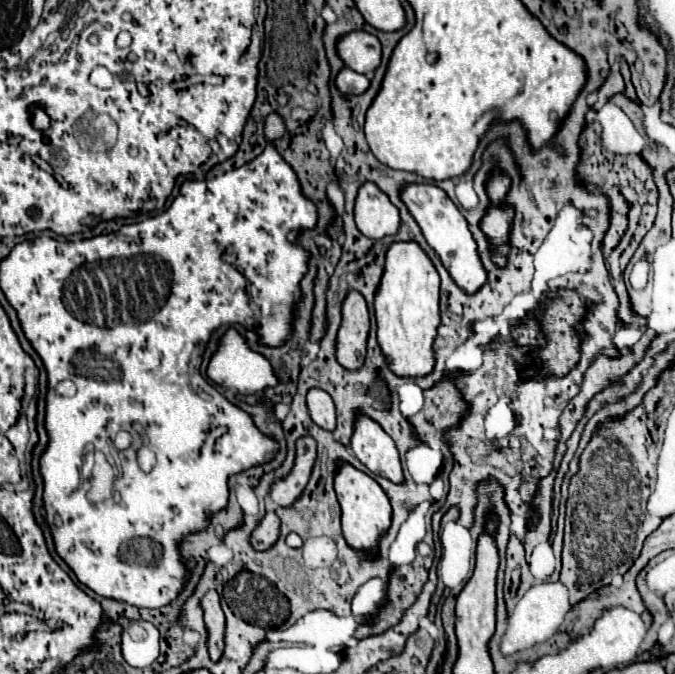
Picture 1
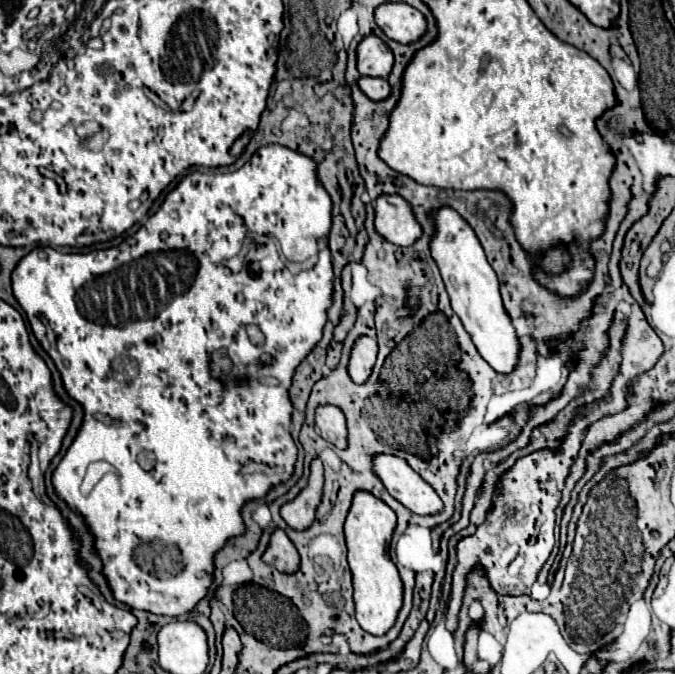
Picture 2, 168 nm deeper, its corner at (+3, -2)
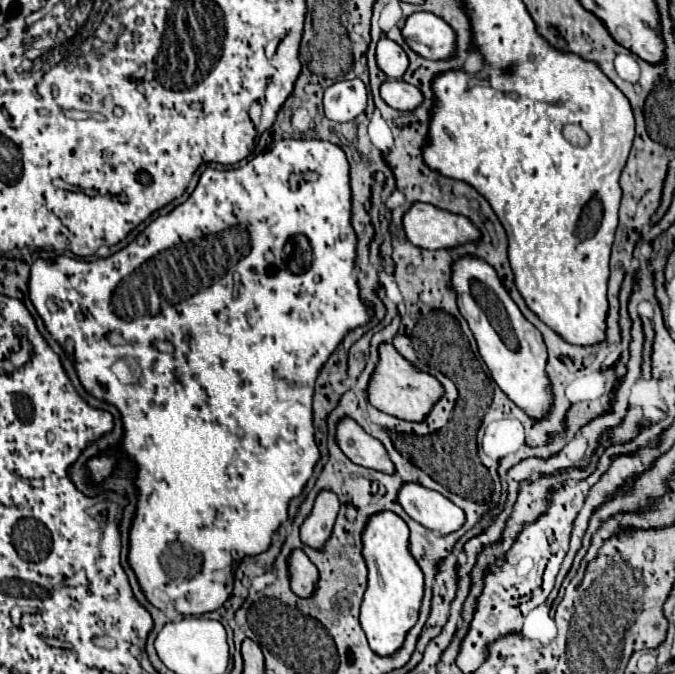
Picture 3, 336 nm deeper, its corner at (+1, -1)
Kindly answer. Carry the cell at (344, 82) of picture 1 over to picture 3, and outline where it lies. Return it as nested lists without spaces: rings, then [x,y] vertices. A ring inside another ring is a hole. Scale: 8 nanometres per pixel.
[[[391,79],[381,85],[381,97],[387,105],[399,111],[413,111],[423,103],[423,93],[419,87],[403,81],[403,79]]]

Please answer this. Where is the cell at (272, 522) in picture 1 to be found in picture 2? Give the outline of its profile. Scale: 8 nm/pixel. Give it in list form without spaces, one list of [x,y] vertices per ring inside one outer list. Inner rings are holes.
[[[281,528],[273,530],[269,538],[269,546],[263,552],[261,560],[275,566],[281,572],[295,572],[299,568],[299,554]]]

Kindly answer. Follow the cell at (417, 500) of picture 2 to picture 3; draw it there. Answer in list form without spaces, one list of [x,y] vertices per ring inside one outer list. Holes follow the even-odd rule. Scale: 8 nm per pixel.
[[[417,483],[403,485],[399,491],[399,503],[411,519],[443,537],[461,529],[465,523],[463,509],[445,499],[441,493],[429,491]]]

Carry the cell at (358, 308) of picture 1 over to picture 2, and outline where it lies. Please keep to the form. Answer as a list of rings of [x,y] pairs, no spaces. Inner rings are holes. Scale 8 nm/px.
[[[359,336],[351,348],[351,356],[347,362],[347,372],[355,384],[361,384],[369,378],[371,368],[377,356],[377,340],[369,336]]]

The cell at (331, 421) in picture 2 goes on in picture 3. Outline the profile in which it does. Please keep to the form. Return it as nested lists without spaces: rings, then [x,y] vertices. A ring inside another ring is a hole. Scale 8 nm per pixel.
[[[343,419],[337,425],[337,443],[341,451],[357,465],[375,469],[381,473],[391,475],[395,471],[393,461],[389,459],[389,453],[385,451],[383,443],[373,439],[369,433],[365,433],[353,419]]]

